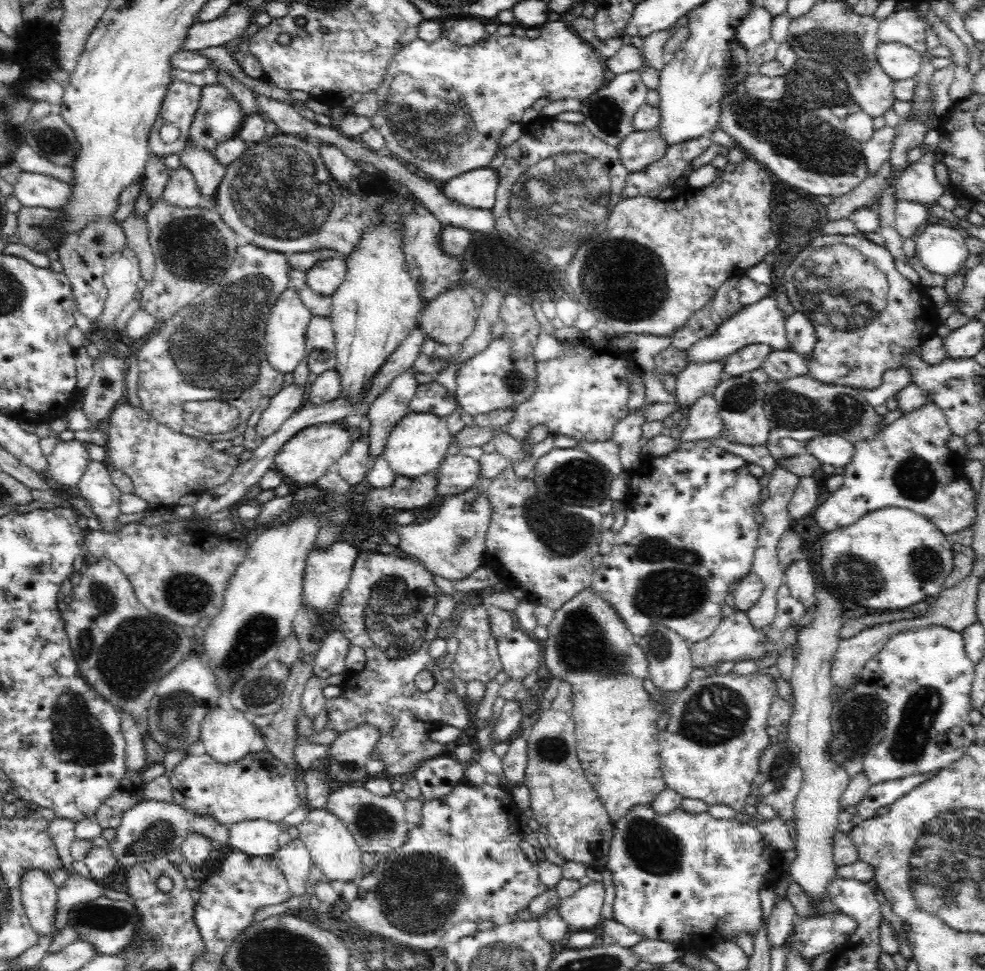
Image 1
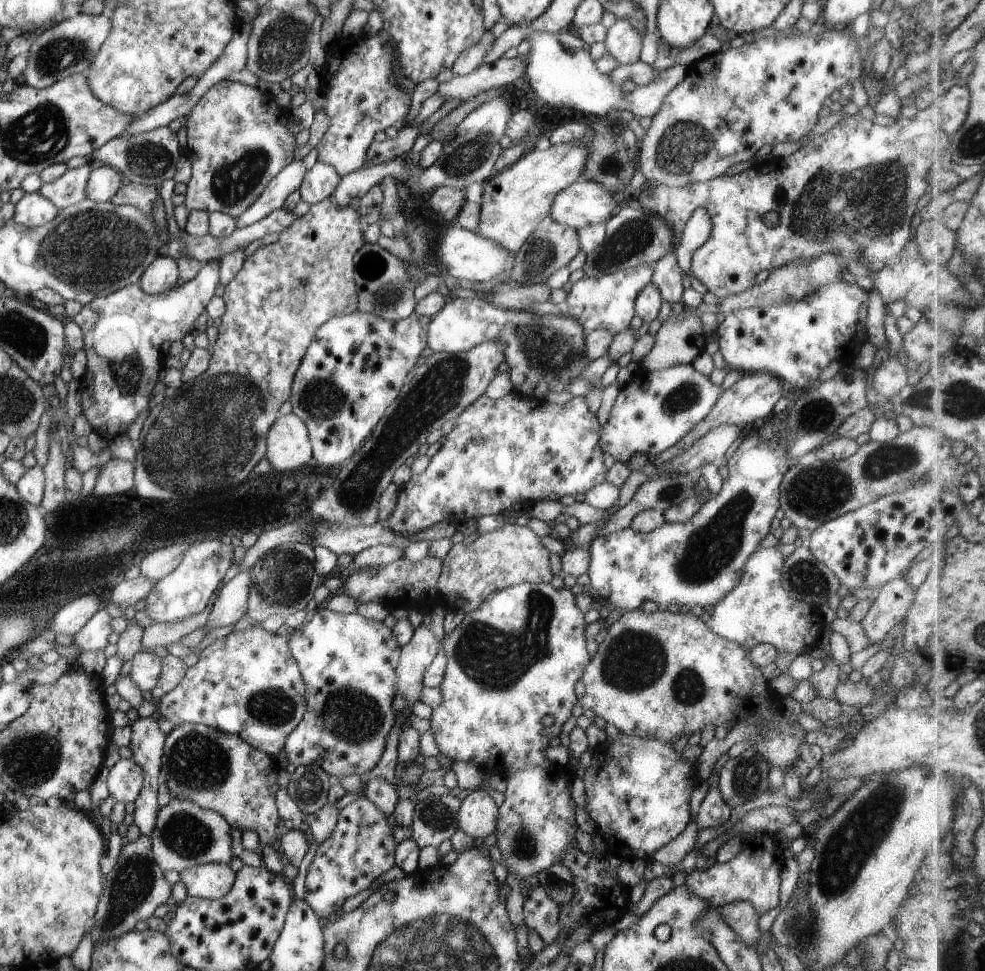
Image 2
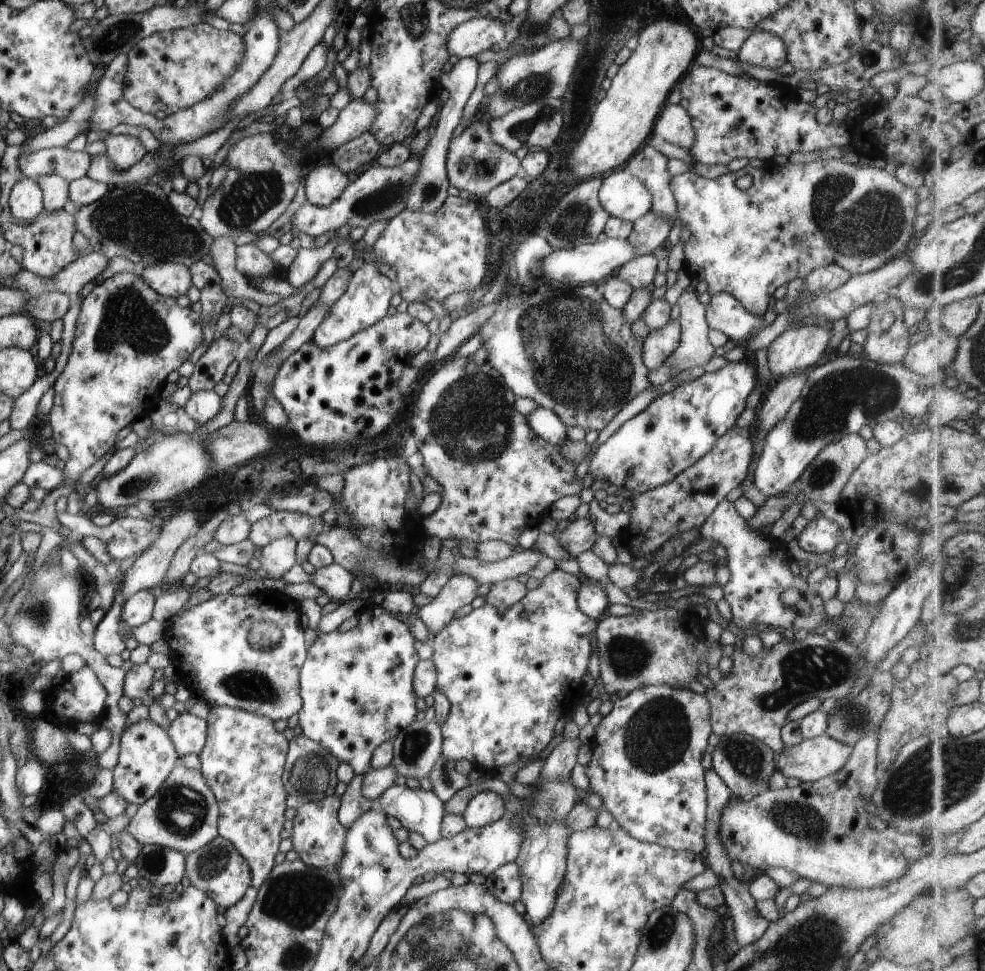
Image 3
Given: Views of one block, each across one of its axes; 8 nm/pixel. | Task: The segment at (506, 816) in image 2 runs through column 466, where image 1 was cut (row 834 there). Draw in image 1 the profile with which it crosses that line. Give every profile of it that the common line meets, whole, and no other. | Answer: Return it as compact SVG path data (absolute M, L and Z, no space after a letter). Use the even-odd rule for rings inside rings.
M638 804L630 808L618 821L613 823L613 836L610 840L609 861L607 870L612 876L612 883L616 889L616 896L613 900L613 919L620 924L626 925L630 931L640 935L640 940L650 938L650 940L664 940L670 944L675 944L685 952L692 949L705 951L716 946L718 943L732 942L737 944L740 933L748 933L754 938L756 933L766 924L762 918L762 904L760 902L760 889L768 884L774 884L778 876L785 873L782 863L779 863L778 853L774 852L769 844L765 842L757 829L749 824L742 824L738 820L718 820L713 818L708 812L690 813L679 808L671 812L658 814L653 810L651 804Z

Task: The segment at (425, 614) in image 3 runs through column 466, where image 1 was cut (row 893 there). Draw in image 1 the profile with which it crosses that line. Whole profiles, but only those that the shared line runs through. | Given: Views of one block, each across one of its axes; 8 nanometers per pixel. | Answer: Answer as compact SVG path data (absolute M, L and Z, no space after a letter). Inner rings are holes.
M594 882L590 886L582 886L574 896L561 899L558 915L566 923L568 932L588 931L604 920L600 915L605 897L605 886Z

